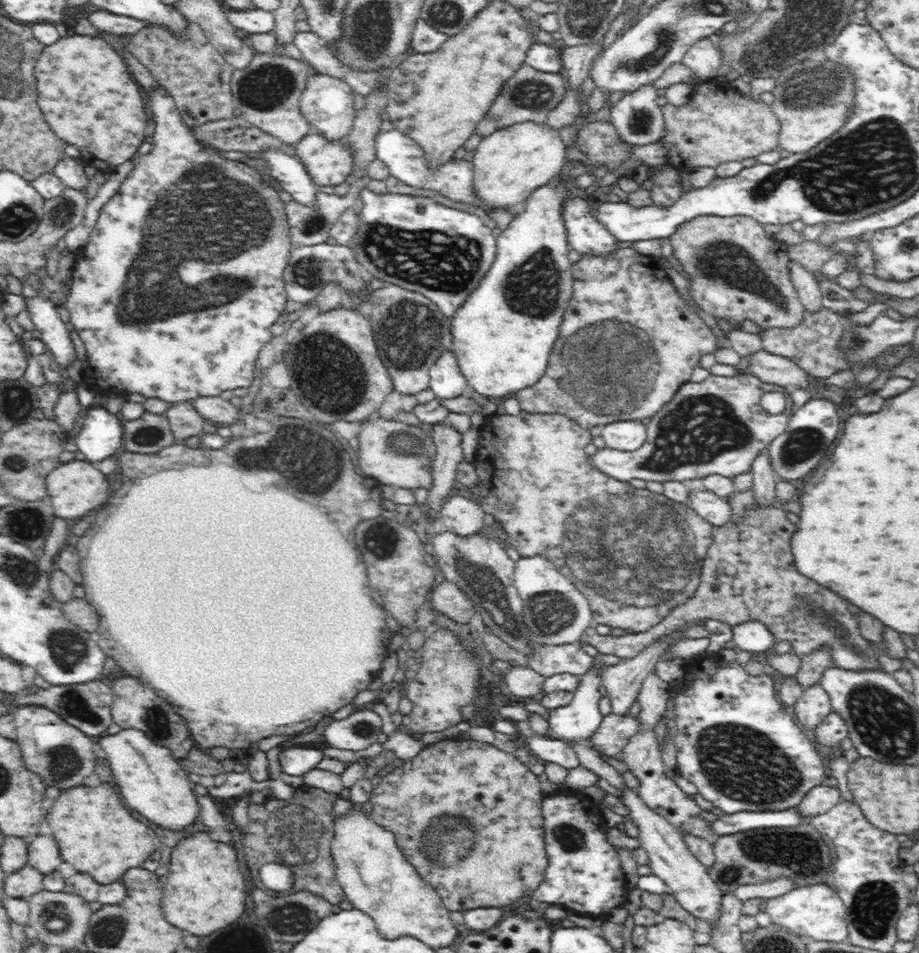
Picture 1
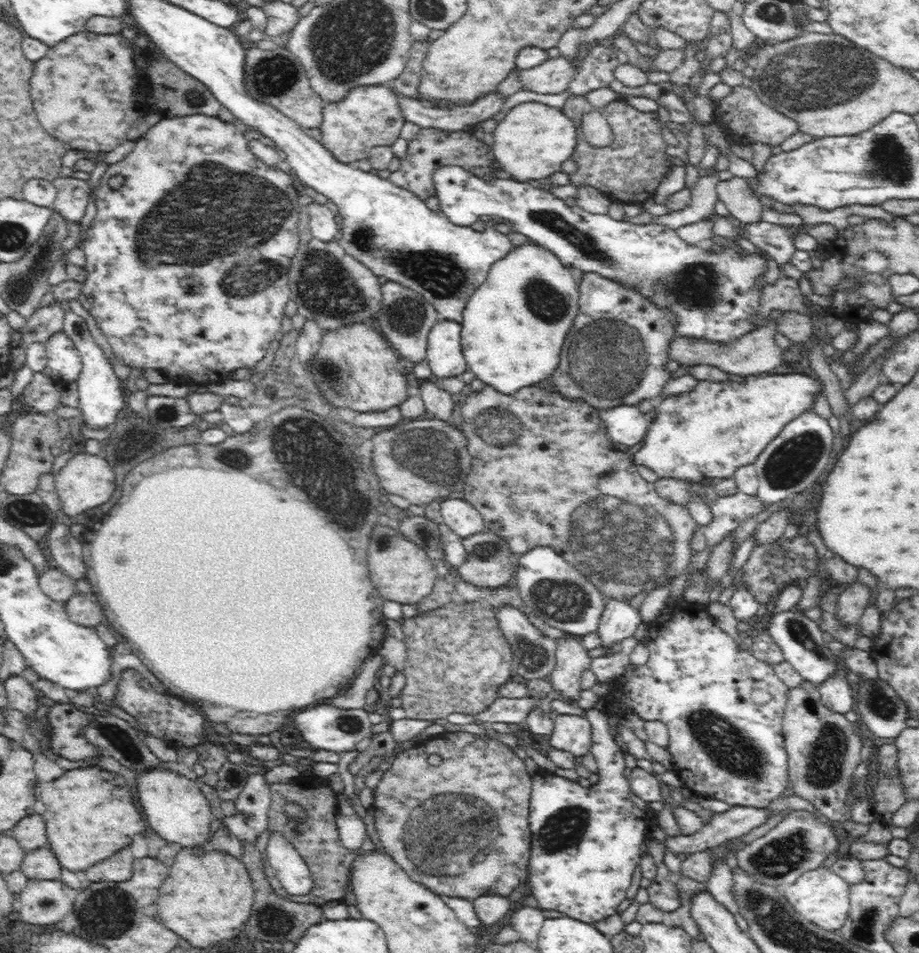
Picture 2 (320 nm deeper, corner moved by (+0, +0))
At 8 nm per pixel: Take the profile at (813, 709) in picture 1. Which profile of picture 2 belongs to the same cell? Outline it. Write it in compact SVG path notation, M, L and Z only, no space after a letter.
M805 678L798 686L788 689L786 696L787 703L784 716L782 716L782 735L784 735L786 756L789 760L790 789L793 790L794 795L811 802L814 808L830 821L851 820L850 809L846 804L847 785L861 761L860 750L863 745L858 733L857 722L850 722L845 715L826 708L817 685Z

